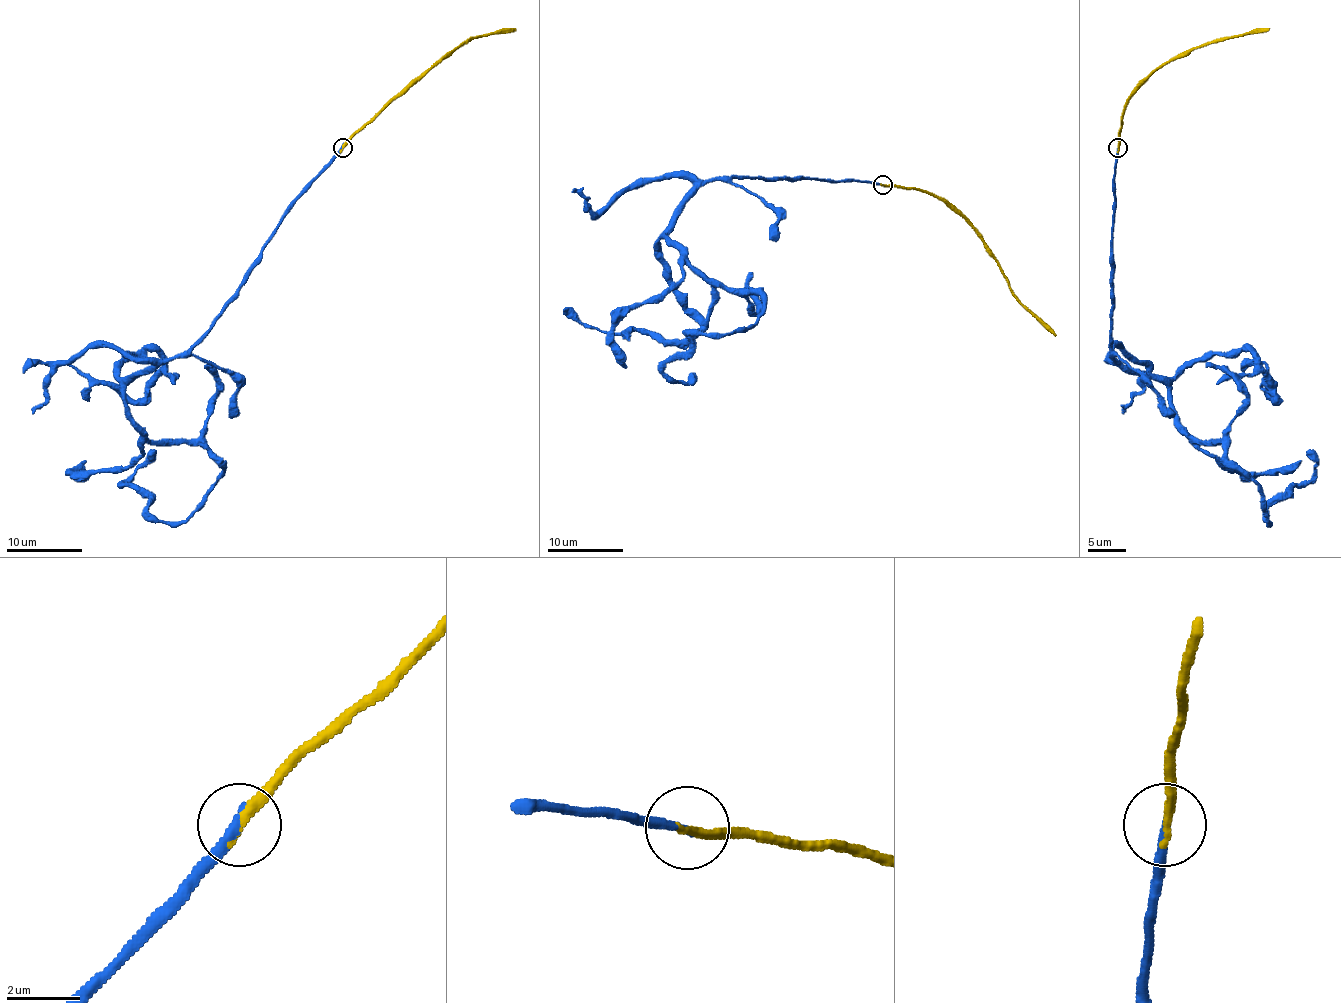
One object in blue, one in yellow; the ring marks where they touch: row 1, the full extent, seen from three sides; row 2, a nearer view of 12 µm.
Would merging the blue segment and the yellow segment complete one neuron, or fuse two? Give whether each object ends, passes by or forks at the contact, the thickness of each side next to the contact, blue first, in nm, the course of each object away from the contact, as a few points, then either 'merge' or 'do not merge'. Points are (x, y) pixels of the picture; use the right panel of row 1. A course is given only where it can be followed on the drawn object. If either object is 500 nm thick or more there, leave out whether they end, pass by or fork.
blue ends; yellow ends; calibres 280 and 280 nm; course blue (1118, 147), (1115, 359), (1158, 378), (1190, 434), (1222, 444), (1268, 521), (1313, 476), (1306, 451); course yellow (1118, 147), (1120, 119), (1130, 96), (1160, 66), (1198, 47), (1268, 28); merge

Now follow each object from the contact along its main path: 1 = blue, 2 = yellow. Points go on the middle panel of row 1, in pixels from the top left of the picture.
1: (882, 185), (725, 177), (684, 204), (665, 234), (763, 304), (752, 325), (688, 334), (663, 372), (695, 372)
2: (882, 185), (914, 187), (941, 196), (971, 226), (998, 264), (1011, 293), (1056, 334)

